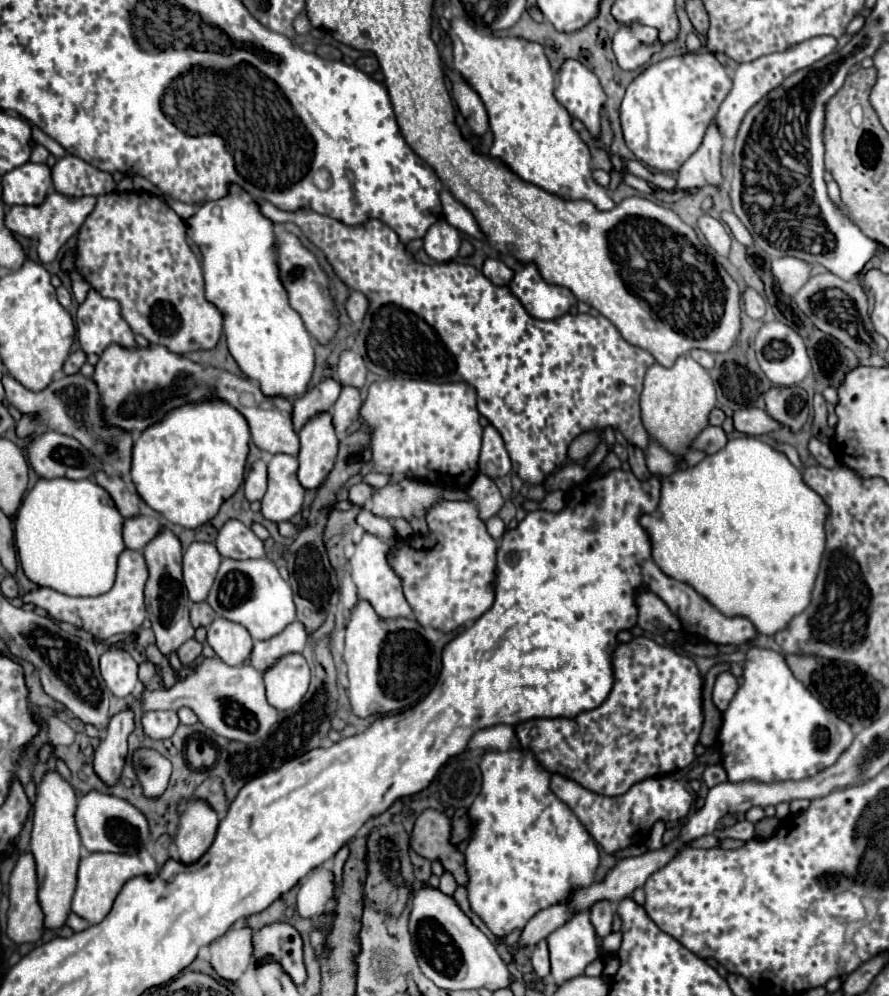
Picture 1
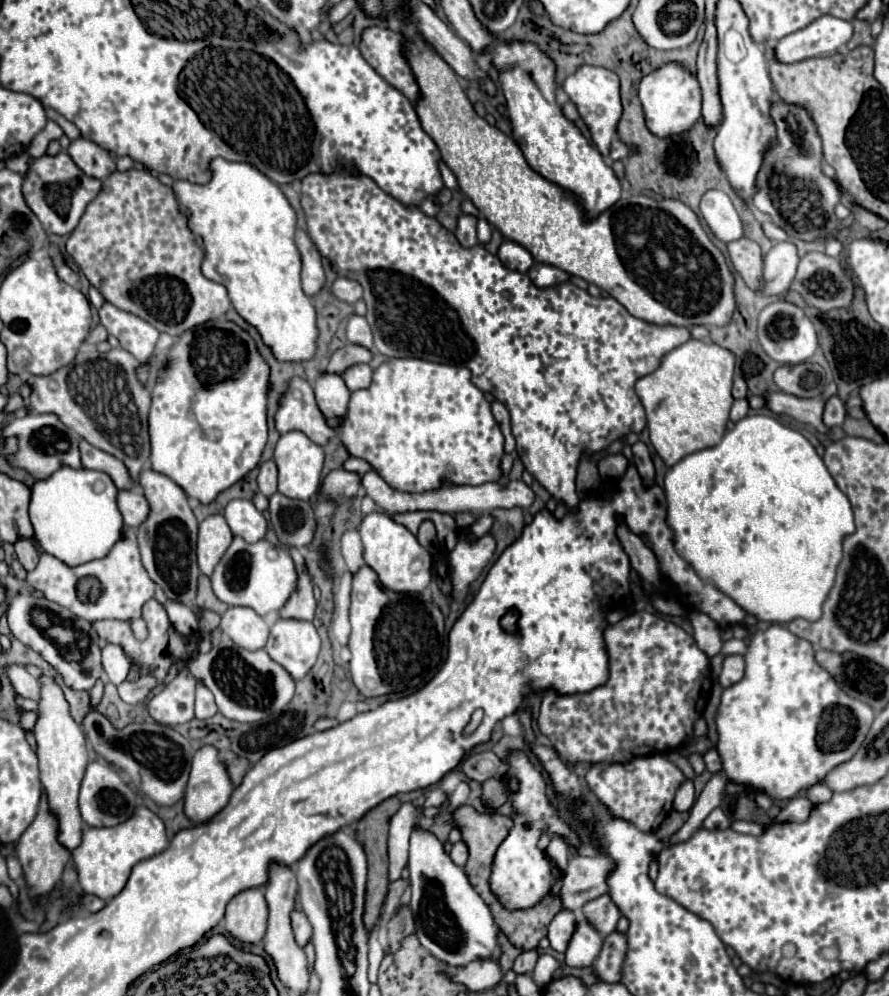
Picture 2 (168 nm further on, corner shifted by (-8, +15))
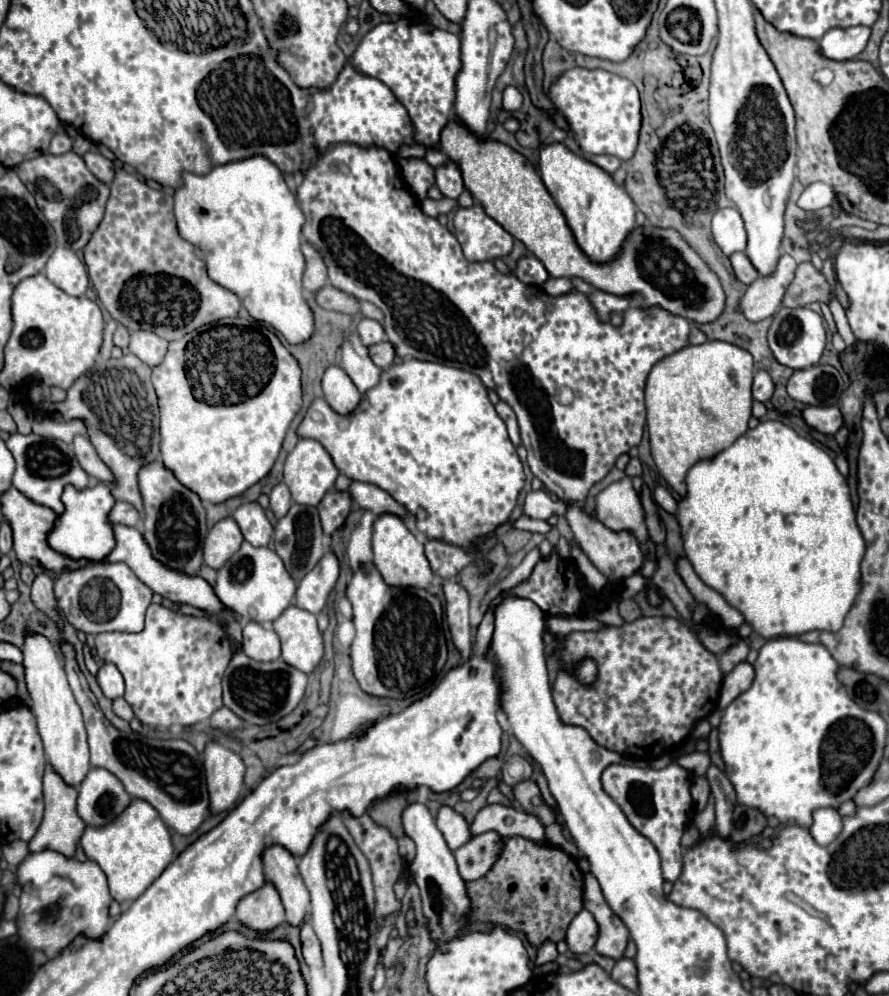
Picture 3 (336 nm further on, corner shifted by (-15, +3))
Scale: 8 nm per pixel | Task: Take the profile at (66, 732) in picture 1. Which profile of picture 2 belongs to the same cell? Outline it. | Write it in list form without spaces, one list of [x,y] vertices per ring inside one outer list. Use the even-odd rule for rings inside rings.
[[[9,665],[5,671],[7,671],[7,677],[9,677],[13,689],[21,697],[27,697],[27,699],[35,699],[37,701],[37,697],[39,697],[39,683],[37,683],[35,677],[31,677],[25,671],[25,667],[21,667],[21,665]]]

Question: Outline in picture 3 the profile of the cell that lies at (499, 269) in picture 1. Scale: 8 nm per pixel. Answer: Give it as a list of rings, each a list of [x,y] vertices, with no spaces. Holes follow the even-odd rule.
[[[534,255],[520,257],[514,275],[520,281],[524,281],[526,285],[536,285],[536,287],[540,287],[548,279],[548,271],[544,269],[544,265]]]

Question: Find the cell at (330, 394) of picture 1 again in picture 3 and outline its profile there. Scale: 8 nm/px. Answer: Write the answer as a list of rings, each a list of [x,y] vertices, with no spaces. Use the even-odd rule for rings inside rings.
[[[388,341],[380,343],[380,345],[372,345],[370,347],[370,357],[380,369],[388,369],[394,363],[394,359],[396,359],[394,349],[392,349],[392,345]]]

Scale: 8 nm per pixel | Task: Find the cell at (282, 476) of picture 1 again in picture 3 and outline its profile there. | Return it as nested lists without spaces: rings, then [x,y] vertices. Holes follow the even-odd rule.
[[[300,439],[298,445],[288,453],[284,461],[284,483],[288,485],[292,499],[300,505],[312,505],[316,507],[328,489],[334,487],[334,481],[338,477],[338,469],[334,467],[330,455],[326,449],[314,441],[314,439]]]

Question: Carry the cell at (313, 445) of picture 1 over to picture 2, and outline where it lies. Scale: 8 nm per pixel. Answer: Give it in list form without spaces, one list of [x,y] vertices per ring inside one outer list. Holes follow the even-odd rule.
[[[321,373],[315,383],[315,397],[329,423],[337,423],[347,409],[351,391],[339,373]]]

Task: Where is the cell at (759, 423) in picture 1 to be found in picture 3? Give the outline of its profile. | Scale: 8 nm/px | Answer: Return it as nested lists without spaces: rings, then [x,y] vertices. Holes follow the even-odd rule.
[[[832,405],[832,407],[804,407],[802,419],[806,421],[808,427],[812,427],[824,435],[834,435],[844,423],[842,413],[836,405]]]

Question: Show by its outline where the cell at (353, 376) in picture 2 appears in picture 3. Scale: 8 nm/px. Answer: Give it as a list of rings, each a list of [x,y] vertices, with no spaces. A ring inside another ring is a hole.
[[[346,335],[342,343],[342,369],[348,373],[356,389],[364,395],[380,381],[380,369],[368,357],[368,347],[360,343],[356,335]]]

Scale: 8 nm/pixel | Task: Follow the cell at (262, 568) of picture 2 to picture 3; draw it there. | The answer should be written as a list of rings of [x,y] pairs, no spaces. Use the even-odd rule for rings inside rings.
[[[244,541],[240,551],[234,553],[228,563],[218,571],[214,593],[224,603],[224,607],[232,609],[242,619],[264,623],[276,621],[276,617],[280,617],[280,613],[284,613],[284,609],[294,603],[296,581],[290,577],[290,573],[284,569],[284,563],[272,549],[254,549],[250,543]]]

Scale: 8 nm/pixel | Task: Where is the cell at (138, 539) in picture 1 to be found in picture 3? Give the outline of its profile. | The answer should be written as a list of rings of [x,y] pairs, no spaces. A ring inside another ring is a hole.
[[[116,501],[114,509],[110,511],[110,521],[112,523],[122,523],[128,527],[136,527],[140,521],[140,513],[136,511],[134,505],[128,505],[126,501]]]

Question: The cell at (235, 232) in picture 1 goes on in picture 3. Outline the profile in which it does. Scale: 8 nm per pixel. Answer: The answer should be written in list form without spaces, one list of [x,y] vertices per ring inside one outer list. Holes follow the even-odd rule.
[[[252,157],[228,165],[216,165],[208,175],[182,173],[182,181],[184,185],[176,189],[174,195],[178,233],[202,249],[208,277],[228,291],[242,295],[242,305],[254,321],[270,325],[290,345],[306,343],[314,333],[314,315],[302,295],[304,255],[300,251],[300,237],[304,213],[298,209],[296,197],[288,191],[278,167],[266,157]]]

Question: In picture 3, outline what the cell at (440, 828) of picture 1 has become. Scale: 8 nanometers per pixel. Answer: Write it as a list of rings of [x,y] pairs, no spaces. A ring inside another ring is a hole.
[[[502,837],[502,843],[504,843],[504,847],[500,851],[498,861],[492,865],[492,869],[482,879],[466,883],[468,895],[472,899],[470,919],[472,921],[482,921],[482,923],[490,921],[490,923],[502,925],[510,931],[524,933],[526,941],[536,949],[544,941],[554,941],[554,943],[562,941],[570,921],[582,909],[584,875],[578,869],[576,861],[554,845],[538,845],[538,843],[534,843],[530,839],[524,839],[524,837]]]

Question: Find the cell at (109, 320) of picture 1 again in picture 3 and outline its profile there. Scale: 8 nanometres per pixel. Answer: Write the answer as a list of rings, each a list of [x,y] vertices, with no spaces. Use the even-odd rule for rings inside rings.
[[[132,331],[128,351],[132,355],[140,357],[140,361],[144,361],[144,365],[156,367],[156,365],[160,365],[160,361],[164,361],[164,353],[168,351],[168,343],[162,337],[158,337],[156,333]]]

